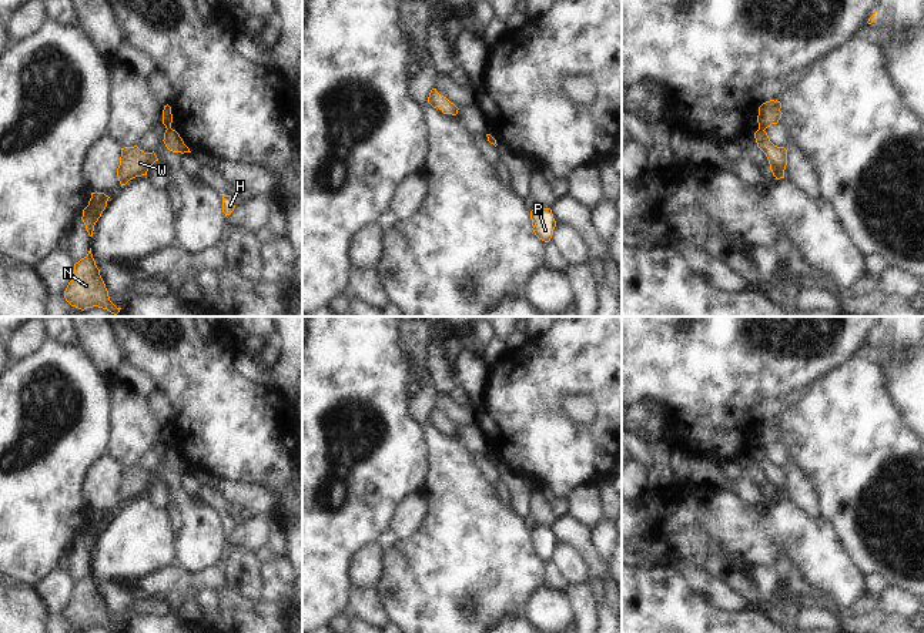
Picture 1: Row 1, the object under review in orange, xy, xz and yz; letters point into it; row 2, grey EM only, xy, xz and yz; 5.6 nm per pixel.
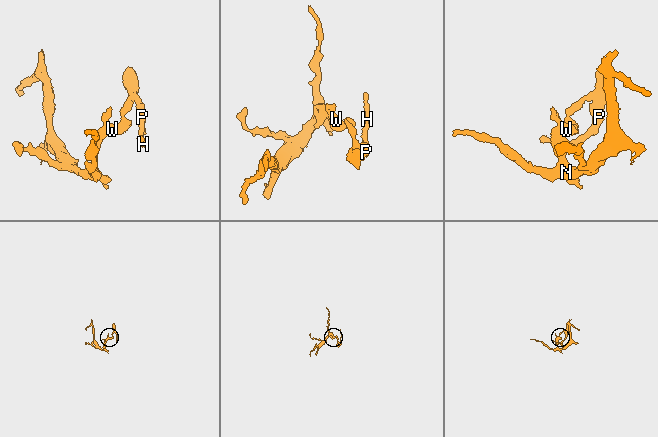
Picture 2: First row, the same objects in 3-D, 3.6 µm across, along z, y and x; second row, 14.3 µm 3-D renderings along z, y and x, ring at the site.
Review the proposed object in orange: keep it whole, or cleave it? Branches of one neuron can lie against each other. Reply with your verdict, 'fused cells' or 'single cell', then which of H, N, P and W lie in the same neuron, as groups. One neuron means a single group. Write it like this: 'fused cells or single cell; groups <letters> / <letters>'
fused cells; groups H P / N W

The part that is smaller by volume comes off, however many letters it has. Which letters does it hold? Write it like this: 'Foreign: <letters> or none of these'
Foreign: H, P

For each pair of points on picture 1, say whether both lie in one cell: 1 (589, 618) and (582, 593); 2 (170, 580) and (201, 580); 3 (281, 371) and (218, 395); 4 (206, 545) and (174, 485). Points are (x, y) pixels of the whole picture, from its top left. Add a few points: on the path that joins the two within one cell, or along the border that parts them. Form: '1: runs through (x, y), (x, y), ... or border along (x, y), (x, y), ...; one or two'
1: runs through (583, 612), (582, 599); one
2: runs through (177, 580), (194, 580); one
3: border along (278, 388), (287, 397); two
4: runs through (201, 531), (201, 523), (181, 499); one

